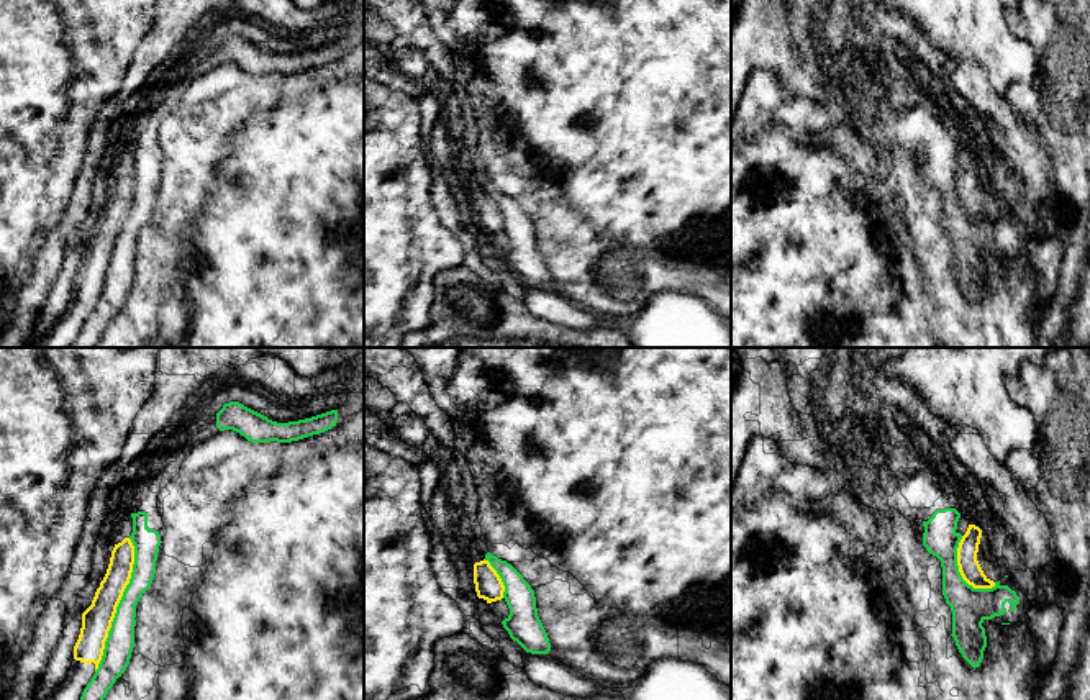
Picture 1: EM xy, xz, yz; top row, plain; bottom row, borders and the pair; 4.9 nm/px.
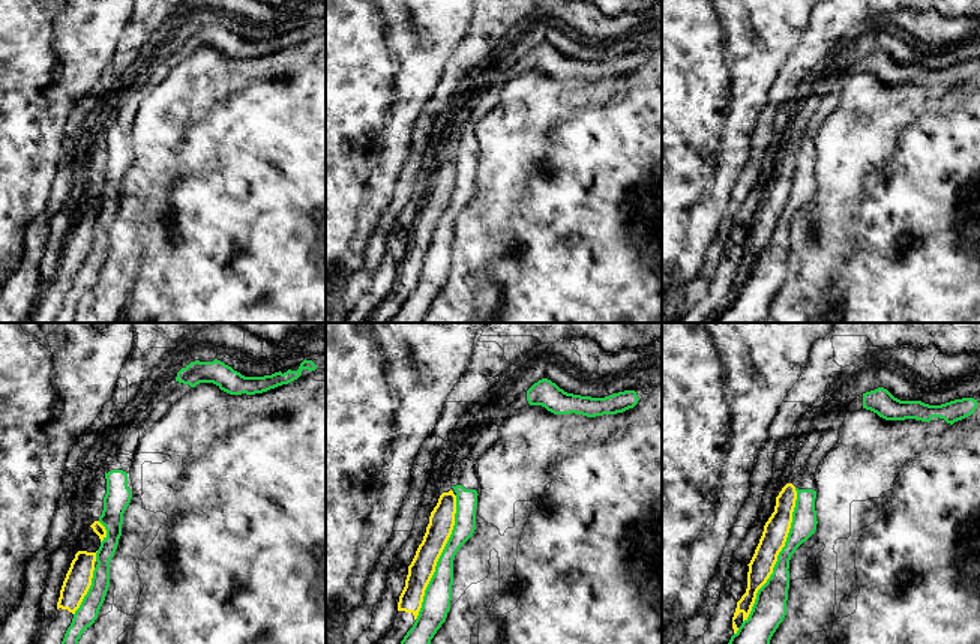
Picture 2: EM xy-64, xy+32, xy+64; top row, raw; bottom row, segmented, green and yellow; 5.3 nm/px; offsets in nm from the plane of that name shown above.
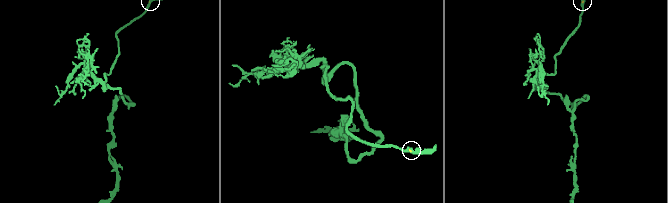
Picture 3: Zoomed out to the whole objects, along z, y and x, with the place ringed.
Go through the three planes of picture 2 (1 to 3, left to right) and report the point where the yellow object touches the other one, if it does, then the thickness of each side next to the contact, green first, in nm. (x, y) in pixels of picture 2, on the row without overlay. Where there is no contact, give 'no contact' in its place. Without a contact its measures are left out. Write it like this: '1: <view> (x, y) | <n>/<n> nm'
1: xy-64 (87, 255) | 110/140 nm
2: xy+32 (440, 221) | 150/140 nm
3: xy+64 (778, 219) | 160/140 nm

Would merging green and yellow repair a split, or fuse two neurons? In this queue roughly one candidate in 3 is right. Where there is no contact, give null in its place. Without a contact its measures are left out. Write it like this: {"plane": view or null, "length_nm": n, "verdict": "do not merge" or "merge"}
{"plane": "xy", "length_nm": 700, "verdict": "do not merge"}

